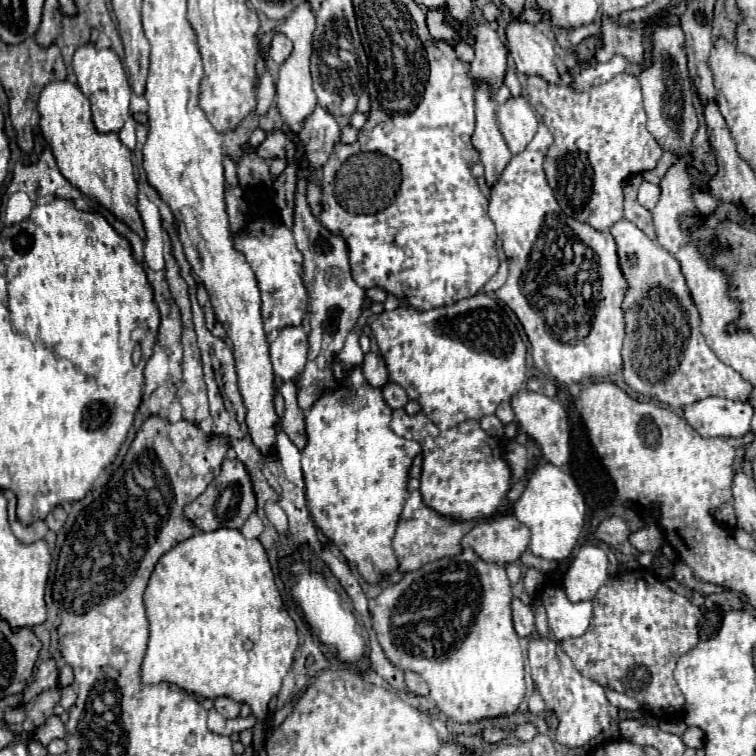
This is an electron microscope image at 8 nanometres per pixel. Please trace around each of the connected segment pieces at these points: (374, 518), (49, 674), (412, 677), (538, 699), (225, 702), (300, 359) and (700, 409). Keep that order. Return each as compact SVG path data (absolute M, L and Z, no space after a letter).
M336 360L334 376L340 388L332 394L322 394L322 398L316 402L316 406L312 406L310 414L306 416L308 444L302 450L302 470L306 480L308 510L318 530L326 536L328 544L338 546L342 556L358 566L364 580L378 582L384 574L398 568L398 560L392 552L392 538L398 526L404 500L408 498L408 468L414 456L420 452L420 444L414 440L400 438L390 430L388 422L392 410L386 406L382 390L372 388L364 380L360 368L346 372Z
M48 658L48 660L44 660L44 662L38 666L36 680L32 680L30 686L26 688L26 692L24 692L24 702L28 702L30 698L38 696L42 690L54 688L54 686L58 686L58 666L56 666L56 660L54 660L54 658Z
M404 672L404 682L406 682L406 688L408 688L410 692L428 696L428 684L426 684L416 672Z
M534 686L530 698L528 698L528 710L534 714L534 716L542 716L544 714L544 700L542 696L538 694L538 688Z
M216 698L214 708L224 716L224 718L238 718L240 714L240 704L230 700L230 698Z
M290 326L278 332L278 336L270 344L270 356L274 366L274 376L282 382L296 380L296 376L304 370L308 354L308 338L302 326Z
M710 396L684 406L684 420L702 436L744 436L750 430L754 408L748 402L732 402Z

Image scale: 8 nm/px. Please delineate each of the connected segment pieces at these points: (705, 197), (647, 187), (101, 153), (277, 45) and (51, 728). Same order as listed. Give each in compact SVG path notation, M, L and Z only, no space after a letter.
M696 194L696 206L698 206L700 214L702 214L704 218L708 218L708 216L712 216L712 214L716 212L718 202L716 202L716 198L712 198L710 194Z
M642 182L640 190L638 190L638 202L640 202L644 208L652 210L652 208L656 206L656 202L658 202L658 196L660 196L660 188L658 188L656 184Z
M68 80L50 82L40 94L38 112L42 136L50 144L62 176L82 194L86 194L88 198L110 210L118 220L128 224L140 238L144 238L144 226L136 212L138 188L134 180L132 154L120 142L118 134L96 132L90 116L90 102L82 94L82 90Z
M276 34L274 40L272 40L272 44L270 44L268 56L270 56L276 64L282 64L290 54L292 54L292 42L290 42L284 34Z
M50 716L50 718L46 720L46 724L38 726L38 728L32 732L32 738L34 738L36 742L40 742L42 746L48 746L54 738L64 738L64 736L66 736L64 724L62 724L62 720L60 720L58 716Z

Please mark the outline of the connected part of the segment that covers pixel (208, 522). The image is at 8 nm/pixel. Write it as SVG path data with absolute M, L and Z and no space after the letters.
M224 460L222 472L212 480L212 484L200 494L192 504L184 508L184 516L198 528L198 530L218 530L218 528L234 528L240 530L246 518L256 510L256 498L252 492L250 476L242 462L238 460Z

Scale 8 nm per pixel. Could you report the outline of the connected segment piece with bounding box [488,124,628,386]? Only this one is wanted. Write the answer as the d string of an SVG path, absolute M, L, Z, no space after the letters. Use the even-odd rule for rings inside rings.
M546 124L538 126L536 136L526 146L524 152L514 154L510 164L500 174L498 182L492 186L488 216L496 226L498 236L502 238L502 248L508 258L510 274L506 284L496 290L496 296L512 308L512 312L522 322L526 336L532 346L532 358L536 368L554 382L560 384L580 384L586 380L610 378L620 370L622 364L622 340L624 340L624 316L622 316L622 298L628 288L624 276L620 274L616 242L610 232L592 230L592 226L576 222L574 218L564 216L560 204L554 198L552 188L548 186L542 162L552 144L552 134ZM562 250L572 250L572 260L566 262ZM552 286L552 322L546 320L546 306L542 300L542 288Z

